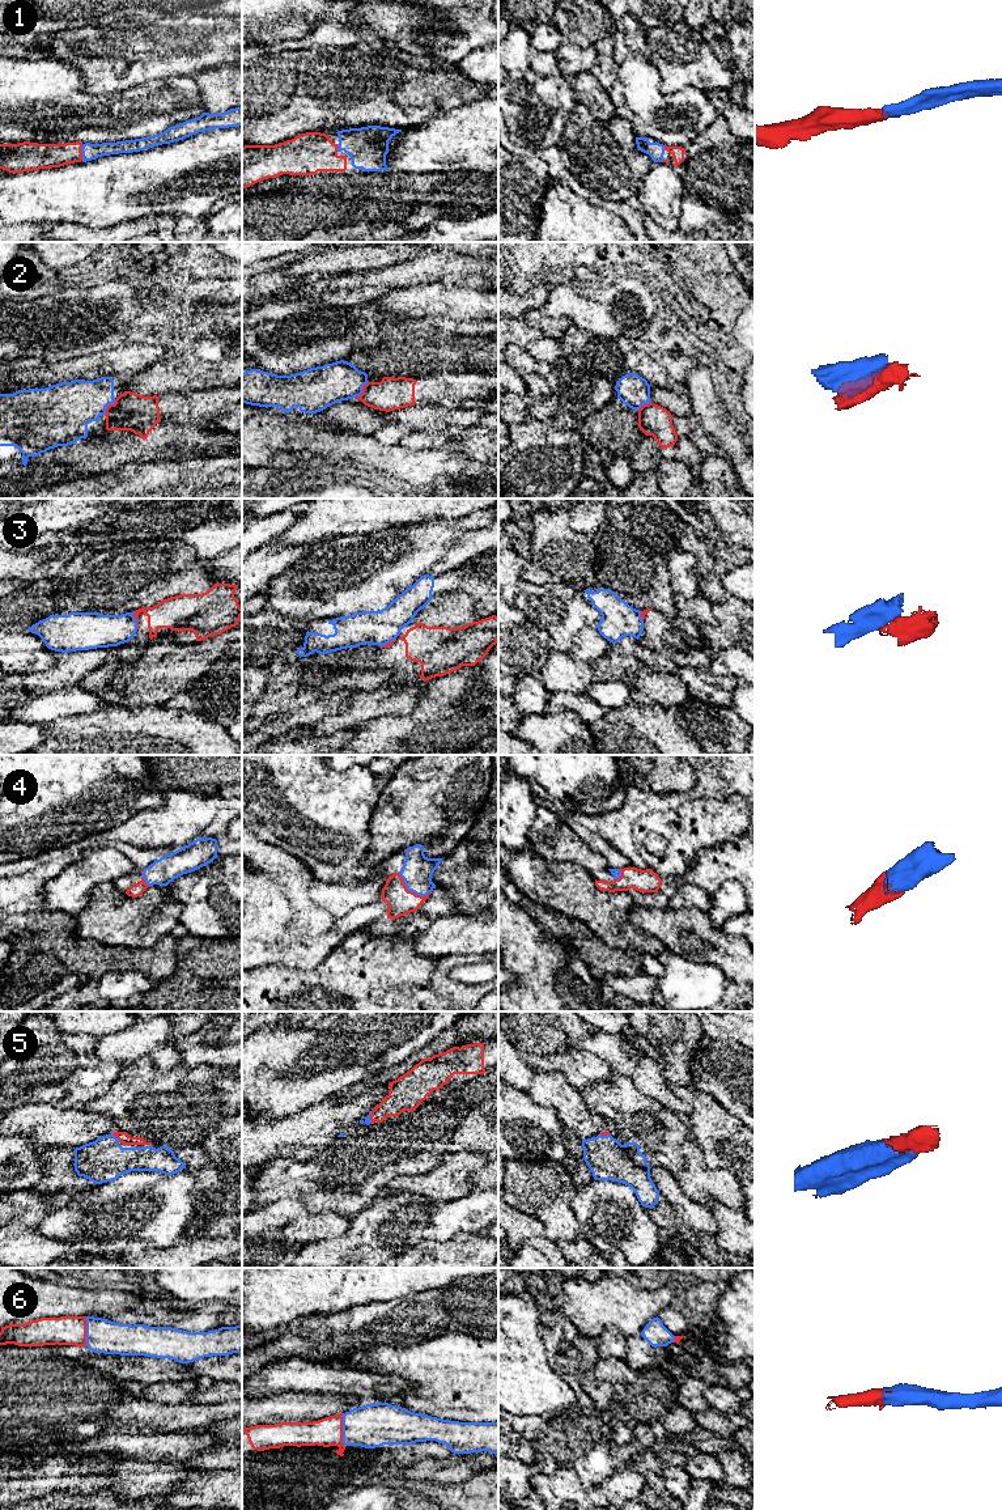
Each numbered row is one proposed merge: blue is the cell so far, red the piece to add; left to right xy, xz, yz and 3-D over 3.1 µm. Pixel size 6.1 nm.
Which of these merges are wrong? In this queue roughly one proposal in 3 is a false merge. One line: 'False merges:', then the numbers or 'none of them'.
False merges: 2, 3

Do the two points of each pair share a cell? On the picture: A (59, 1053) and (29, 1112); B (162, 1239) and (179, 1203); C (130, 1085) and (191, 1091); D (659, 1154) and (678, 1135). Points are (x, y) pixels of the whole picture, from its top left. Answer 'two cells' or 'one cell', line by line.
A: two cells
B: one cell
C: one cell
D: one cell

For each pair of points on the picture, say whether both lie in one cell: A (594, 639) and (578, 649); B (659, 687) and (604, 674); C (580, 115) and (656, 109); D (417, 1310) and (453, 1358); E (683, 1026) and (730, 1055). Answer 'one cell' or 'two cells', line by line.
A: one cell
B: one cell
C: two cells
D: two cells
E: two cells

